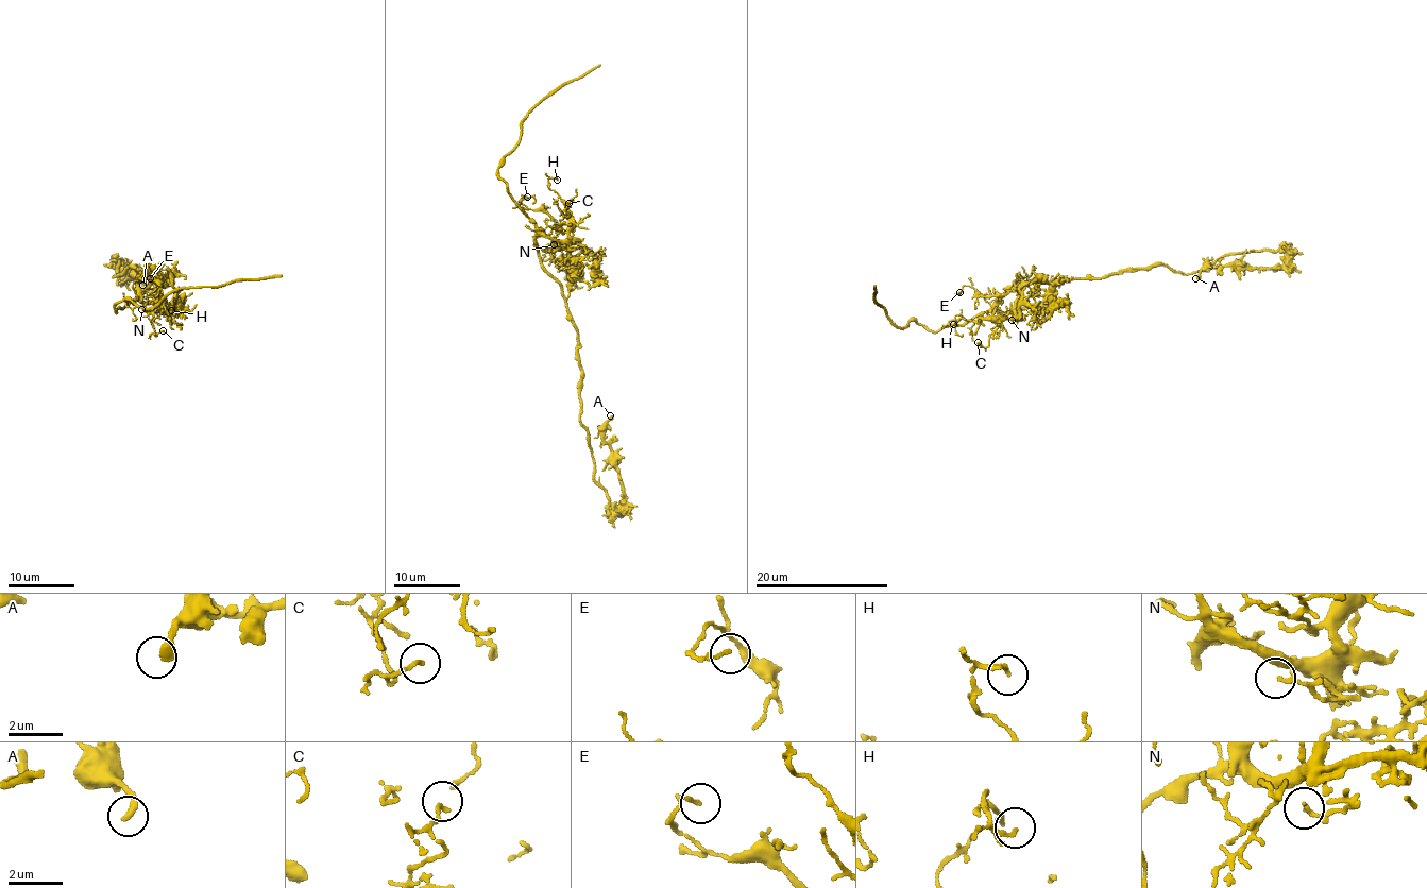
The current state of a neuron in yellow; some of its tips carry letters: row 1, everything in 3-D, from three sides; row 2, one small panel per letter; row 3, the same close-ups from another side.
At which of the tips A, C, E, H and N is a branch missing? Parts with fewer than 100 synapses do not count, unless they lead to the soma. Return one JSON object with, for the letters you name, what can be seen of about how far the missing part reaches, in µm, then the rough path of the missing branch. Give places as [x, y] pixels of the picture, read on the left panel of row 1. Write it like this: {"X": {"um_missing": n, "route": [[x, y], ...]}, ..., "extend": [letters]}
{"extend": []}

